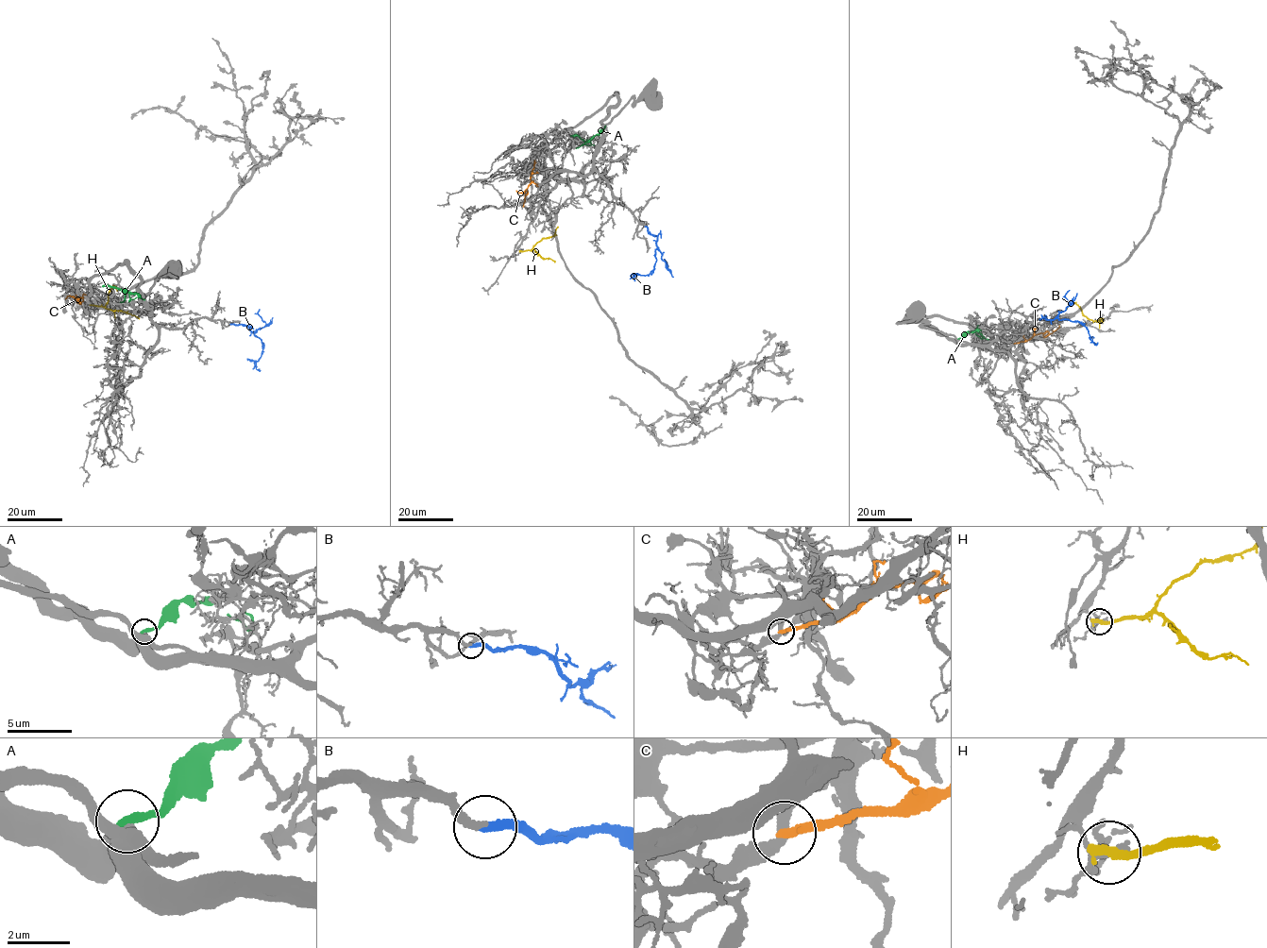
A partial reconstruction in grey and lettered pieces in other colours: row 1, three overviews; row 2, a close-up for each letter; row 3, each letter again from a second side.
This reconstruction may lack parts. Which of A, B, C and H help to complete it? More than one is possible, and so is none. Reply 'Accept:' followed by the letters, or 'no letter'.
Accept: B

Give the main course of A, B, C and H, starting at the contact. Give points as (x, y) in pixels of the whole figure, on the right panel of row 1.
A: (958, 338), (967, 331), (977, 330)
B: (1039, 320), (1044, 316), (1048, 319), (1057, 317), (1079, 321), (1089, 330), (1094, 344)
C: (1014, 343), (1038, 334), (1045, 336), (1059, 326)
H: (1102, 320), (1091, 320), (1074, 303), (1066, 310)

